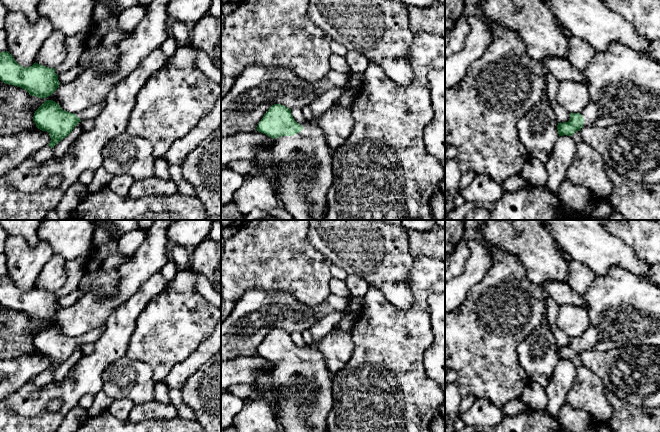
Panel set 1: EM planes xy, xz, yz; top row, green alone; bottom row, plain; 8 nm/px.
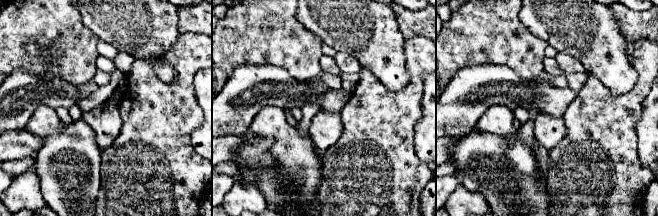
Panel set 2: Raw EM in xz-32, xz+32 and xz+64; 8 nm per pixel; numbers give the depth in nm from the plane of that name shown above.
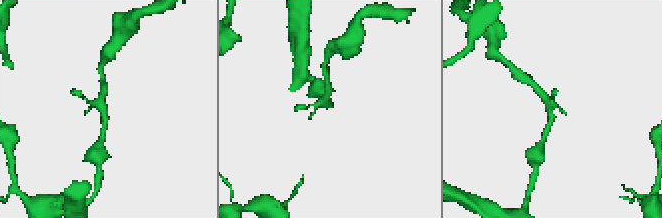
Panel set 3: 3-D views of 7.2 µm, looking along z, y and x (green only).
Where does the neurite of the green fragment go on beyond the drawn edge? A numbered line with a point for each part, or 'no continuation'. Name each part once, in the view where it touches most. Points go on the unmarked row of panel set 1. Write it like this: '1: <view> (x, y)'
1: xz (304, 389)

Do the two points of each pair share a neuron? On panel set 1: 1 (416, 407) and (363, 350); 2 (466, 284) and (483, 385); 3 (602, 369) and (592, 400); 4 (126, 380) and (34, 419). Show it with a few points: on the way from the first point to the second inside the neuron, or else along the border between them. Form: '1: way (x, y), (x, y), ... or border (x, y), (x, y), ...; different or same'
1: way (402, 393), (377, 364); same
2: border (484, 276), (455, 309); different
3: border (582, 364), (600, 379), (606, 389); different
4: border (108, 366), (102, 374), (102, 389); different

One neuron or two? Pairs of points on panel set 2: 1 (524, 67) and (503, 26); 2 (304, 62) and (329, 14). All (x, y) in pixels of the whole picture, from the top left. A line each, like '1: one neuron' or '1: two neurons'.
1: one neuron
2: two neurons

